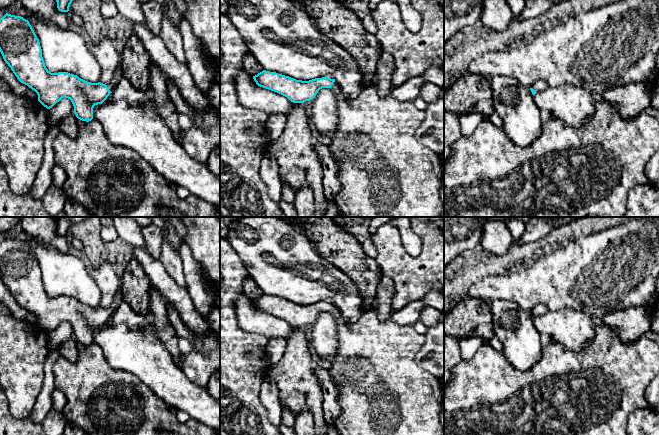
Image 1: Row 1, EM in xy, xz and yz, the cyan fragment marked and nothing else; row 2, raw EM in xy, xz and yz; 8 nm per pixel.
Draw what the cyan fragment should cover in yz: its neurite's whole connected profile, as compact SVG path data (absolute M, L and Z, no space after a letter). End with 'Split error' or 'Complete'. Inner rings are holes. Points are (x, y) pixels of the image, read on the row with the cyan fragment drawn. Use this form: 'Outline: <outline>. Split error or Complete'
Outline: M540 79L536 80L533 84L533 86L530 88L533 95L535 95L537 92L542 91L543 89L547 88L549 85L546 80Z. Split error

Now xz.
Outline: M263 70L253 76L253 79L258 86L277 92L293 103L304 103L312 100L322 88L330 88L334 94L343 95L337 81L328 77L302 81L276 72Z. Split error

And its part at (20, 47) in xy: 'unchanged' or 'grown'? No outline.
grown

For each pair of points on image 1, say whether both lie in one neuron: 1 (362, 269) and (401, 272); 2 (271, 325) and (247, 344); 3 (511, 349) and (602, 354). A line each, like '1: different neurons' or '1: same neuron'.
1: different neurons
2: different neurons
3: different neurons

